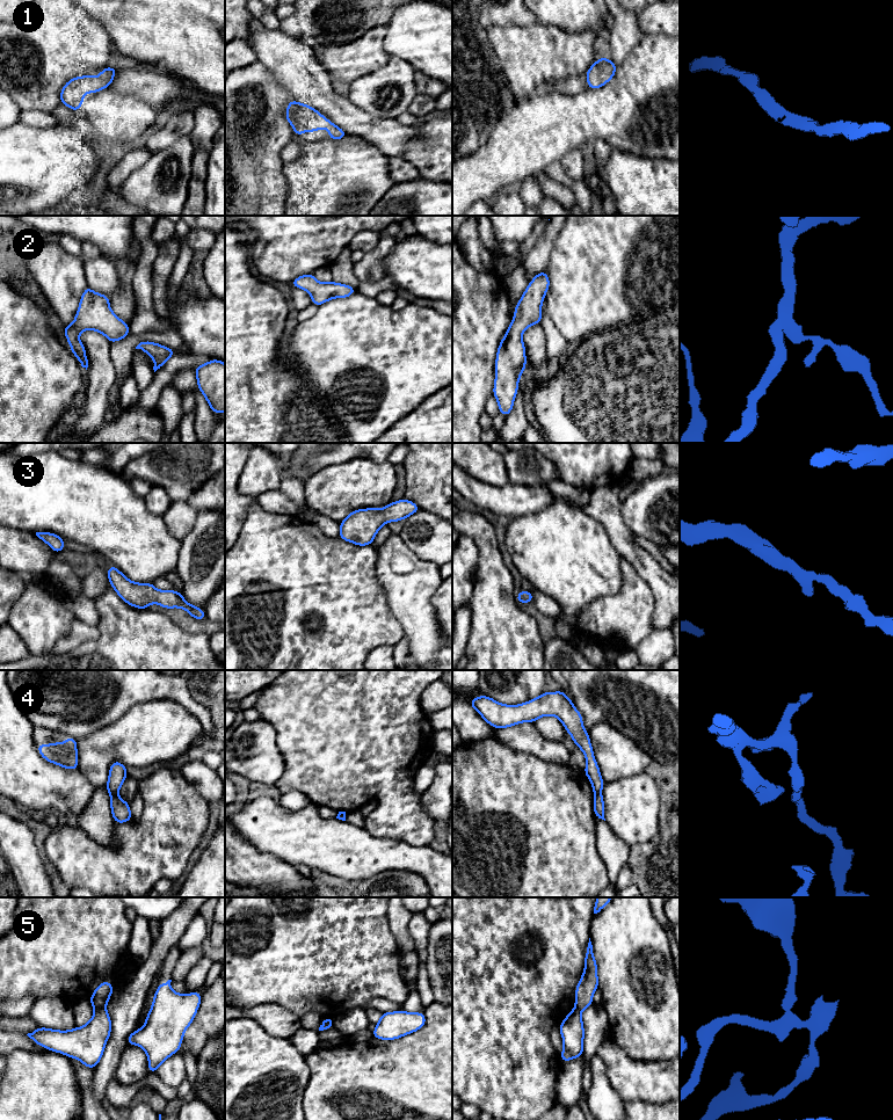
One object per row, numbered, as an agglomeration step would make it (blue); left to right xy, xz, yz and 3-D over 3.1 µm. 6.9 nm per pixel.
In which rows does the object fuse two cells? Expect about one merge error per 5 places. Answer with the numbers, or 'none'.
4, 5

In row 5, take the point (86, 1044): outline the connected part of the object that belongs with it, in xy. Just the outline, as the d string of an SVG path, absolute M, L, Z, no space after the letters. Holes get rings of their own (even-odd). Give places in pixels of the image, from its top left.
M106 1009L96 1010L85 1026L70 1031L38 1027L27 1035L38 1046L74 1057L90 1069L100 1062L111 1033L111 1019Z

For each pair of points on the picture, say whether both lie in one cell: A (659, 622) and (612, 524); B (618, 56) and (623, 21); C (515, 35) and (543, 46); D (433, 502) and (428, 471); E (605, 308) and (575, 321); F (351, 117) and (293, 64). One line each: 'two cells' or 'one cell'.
A: one cell
B: one cell
C: one cell
D: one cell
E: one cell
F: one cell

